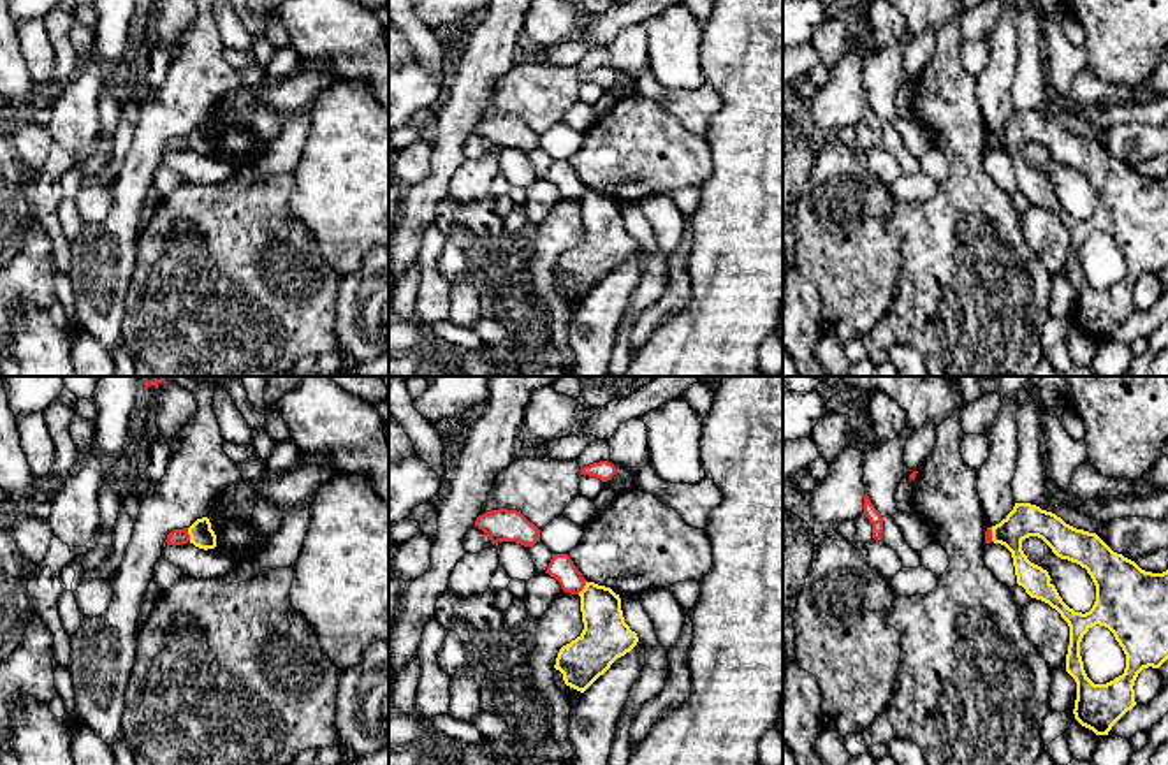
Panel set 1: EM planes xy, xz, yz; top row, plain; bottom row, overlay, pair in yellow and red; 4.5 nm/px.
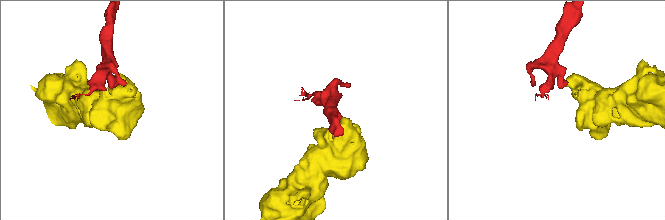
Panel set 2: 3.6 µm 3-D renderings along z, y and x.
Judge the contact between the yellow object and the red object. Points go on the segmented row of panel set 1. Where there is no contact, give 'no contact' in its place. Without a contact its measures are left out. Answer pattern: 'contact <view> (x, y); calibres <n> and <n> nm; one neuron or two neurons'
contact xy (189, 533); calibres 110 and 80 nm; two neurons

